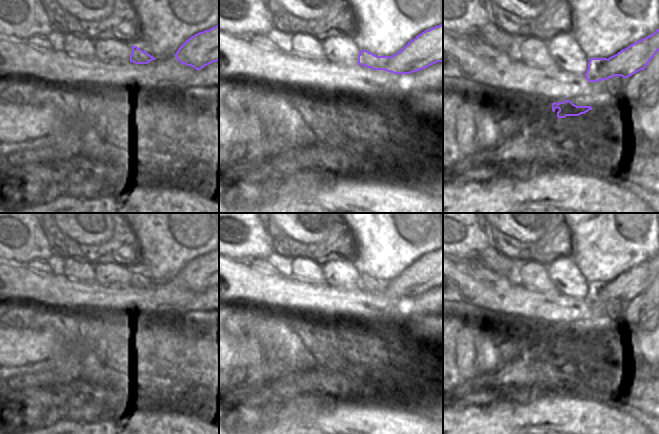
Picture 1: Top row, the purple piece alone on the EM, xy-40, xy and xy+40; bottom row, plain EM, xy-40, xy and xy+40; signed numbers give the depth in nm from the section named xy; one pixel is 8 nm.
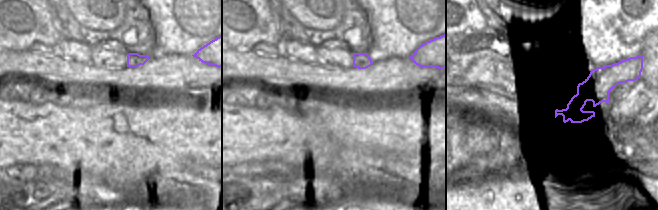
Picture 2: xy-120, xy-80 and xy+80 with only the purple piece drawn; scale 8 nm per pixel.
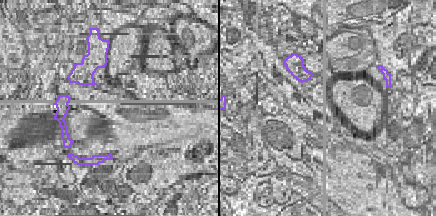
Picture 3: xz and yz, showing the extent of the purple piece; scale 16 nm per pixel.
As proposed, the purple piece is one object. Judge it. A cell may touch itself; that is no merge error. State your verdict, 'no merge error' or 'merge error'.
merge error

